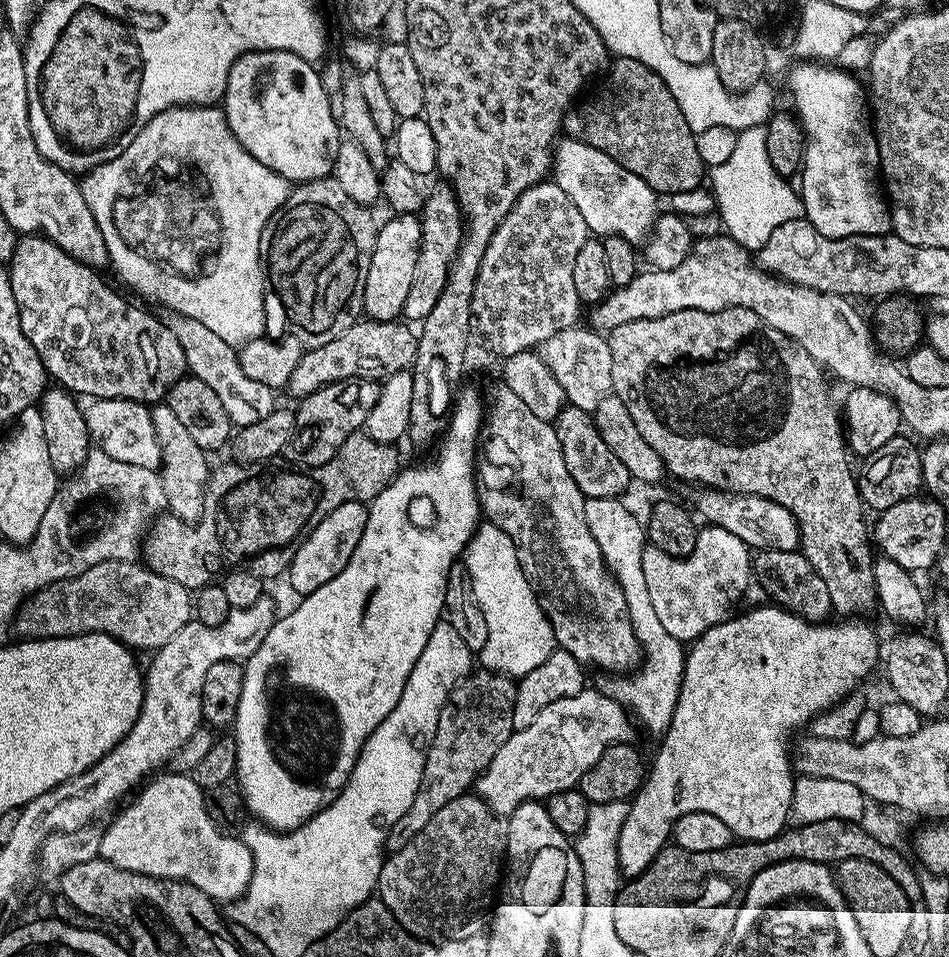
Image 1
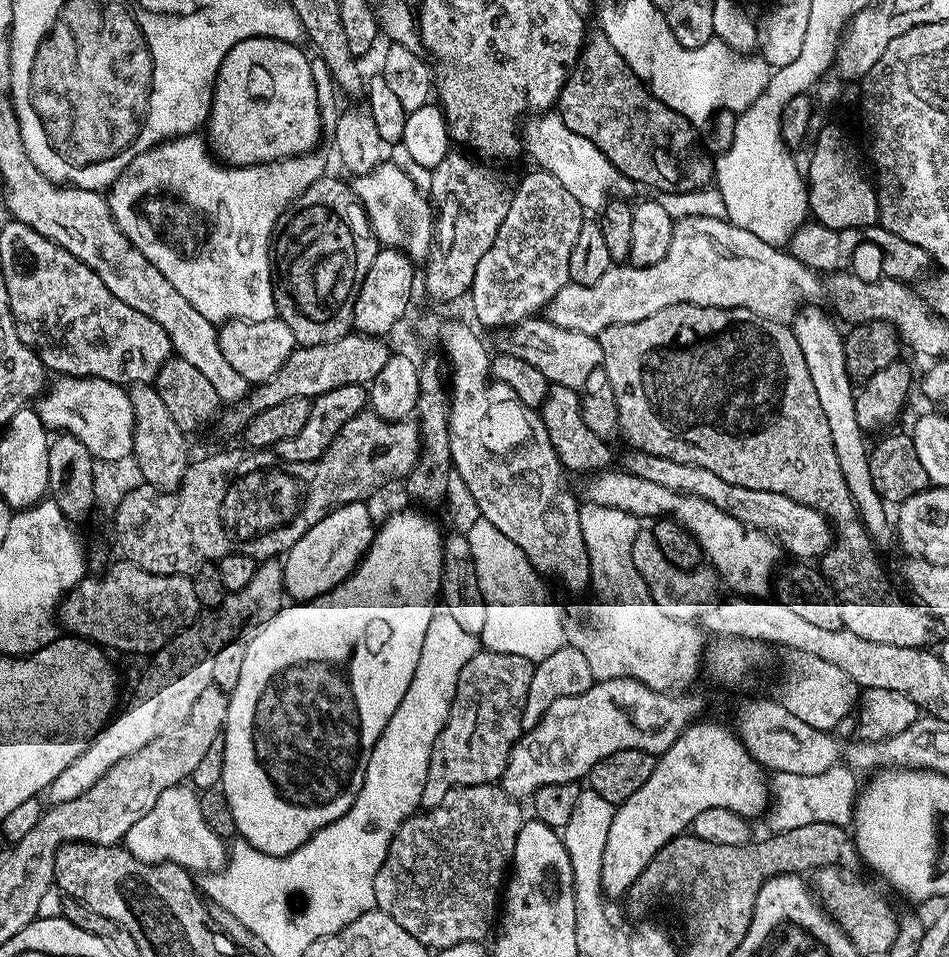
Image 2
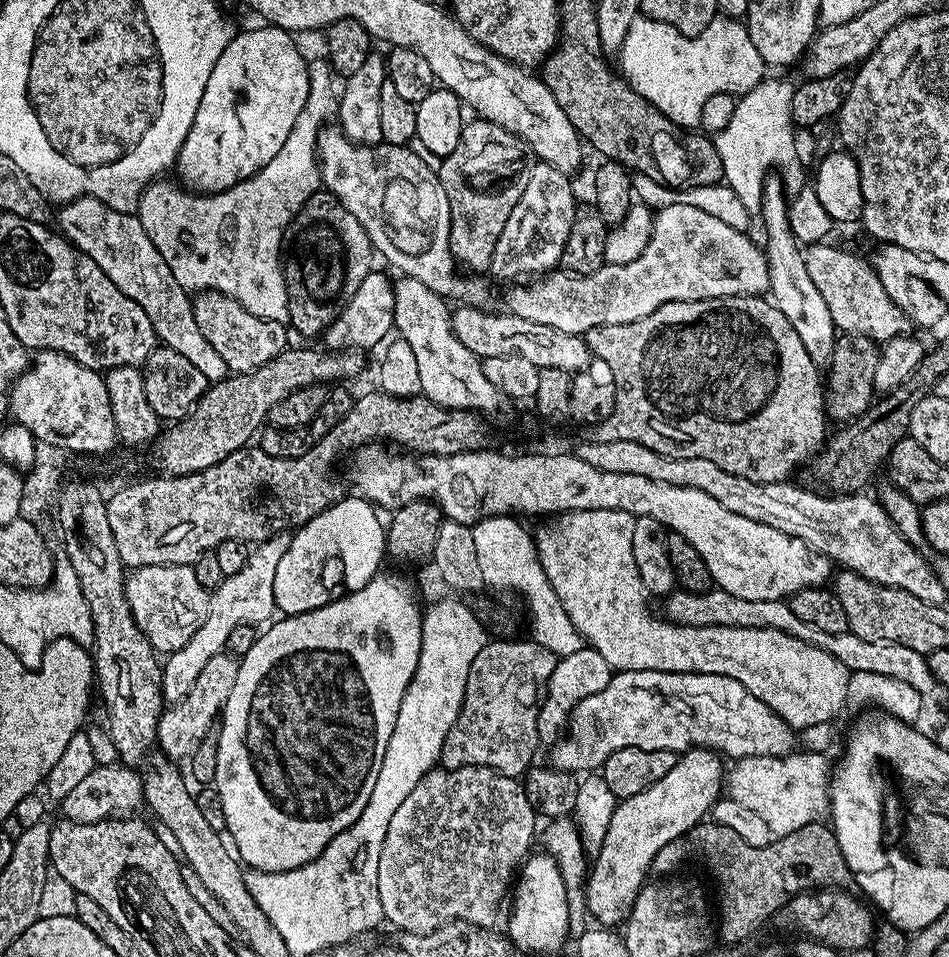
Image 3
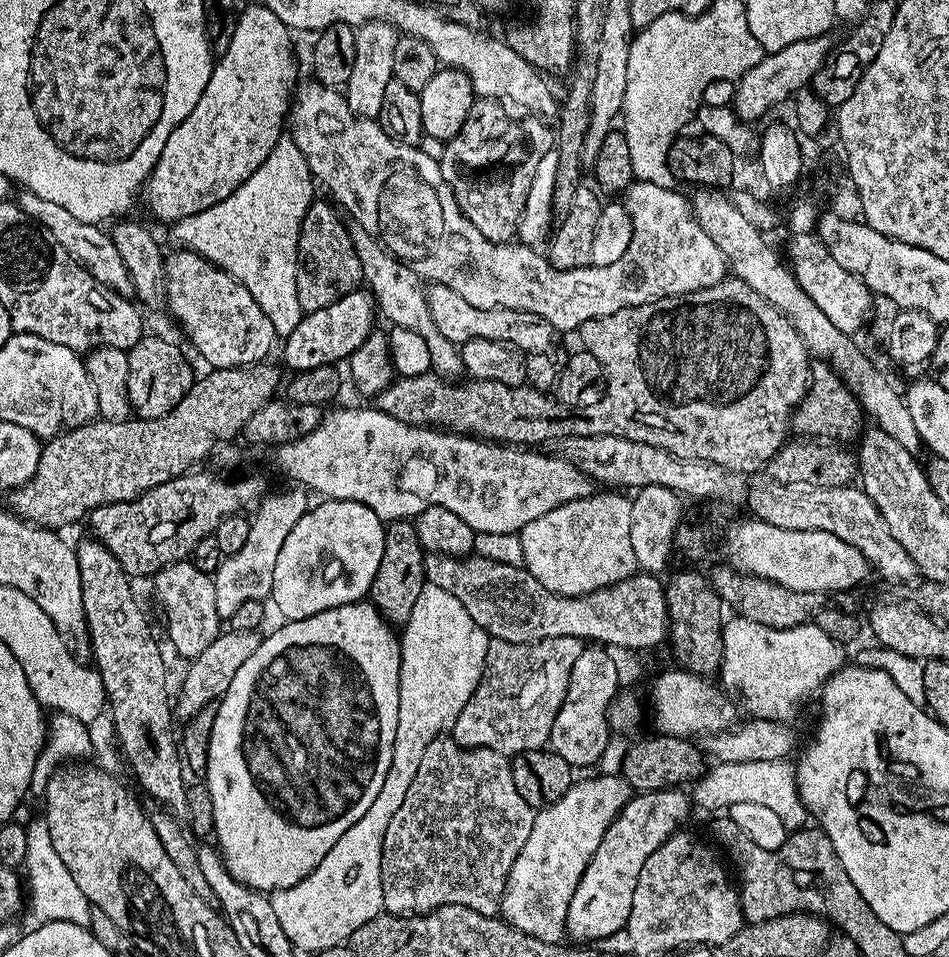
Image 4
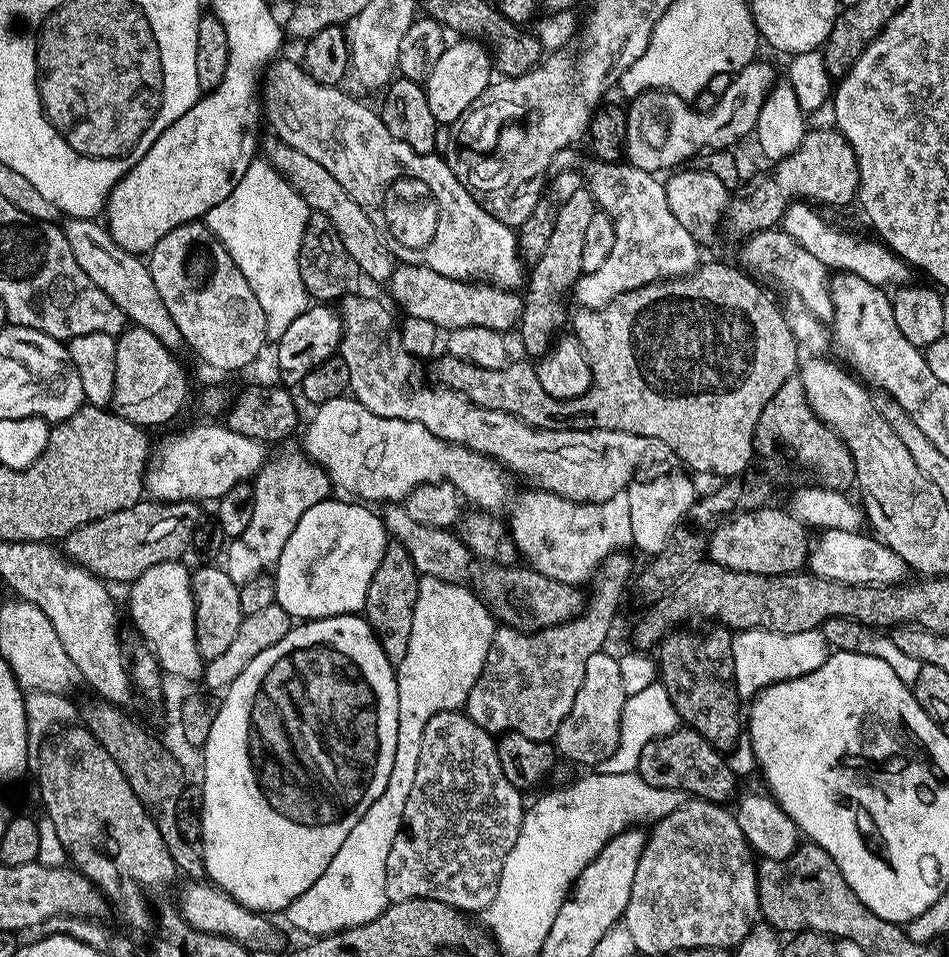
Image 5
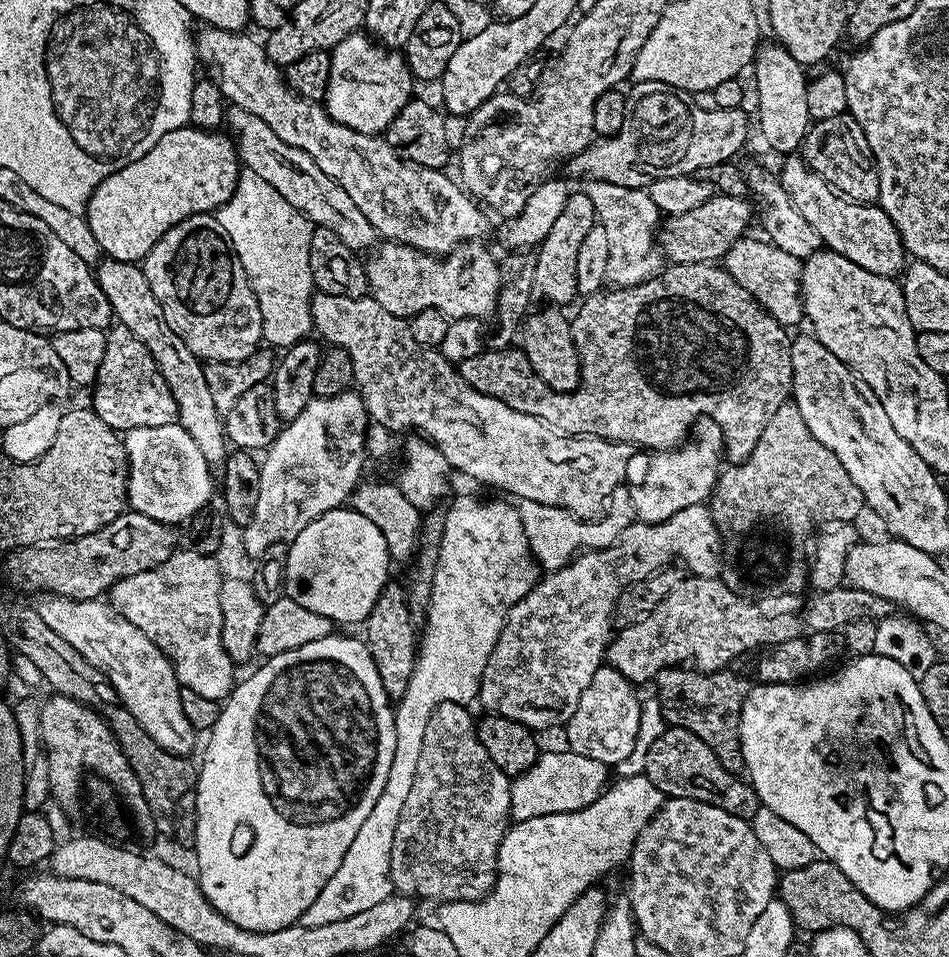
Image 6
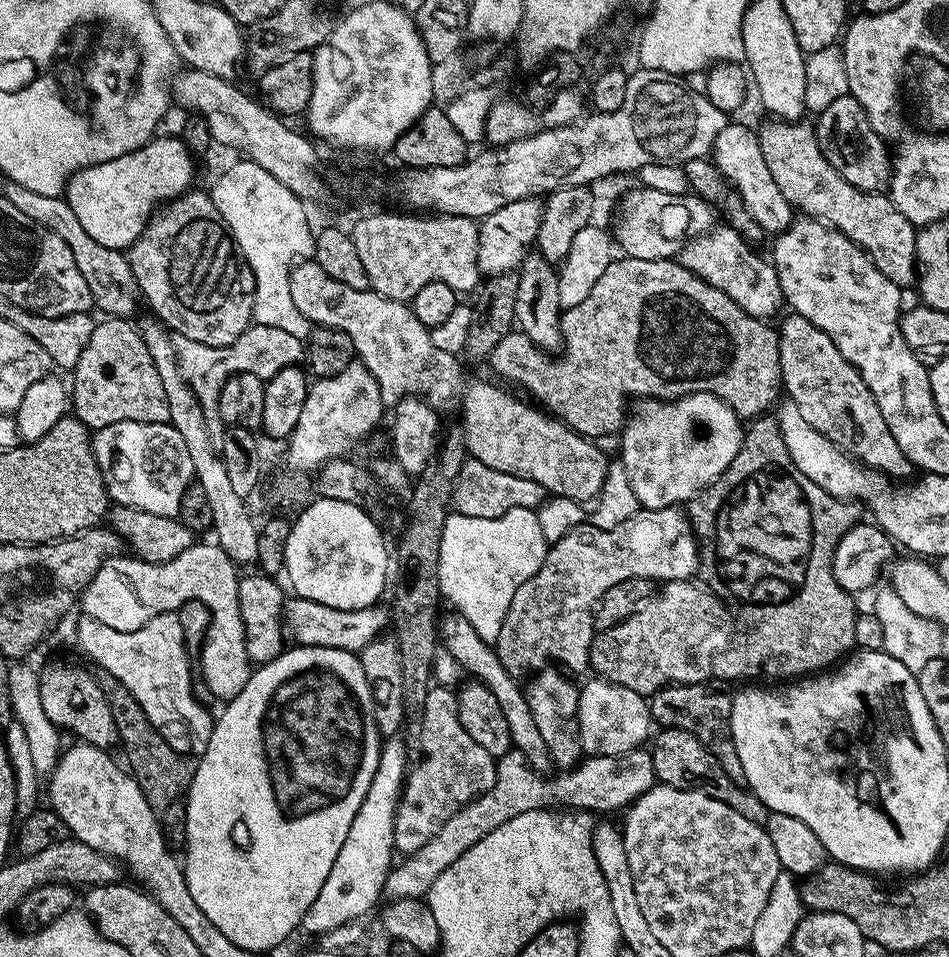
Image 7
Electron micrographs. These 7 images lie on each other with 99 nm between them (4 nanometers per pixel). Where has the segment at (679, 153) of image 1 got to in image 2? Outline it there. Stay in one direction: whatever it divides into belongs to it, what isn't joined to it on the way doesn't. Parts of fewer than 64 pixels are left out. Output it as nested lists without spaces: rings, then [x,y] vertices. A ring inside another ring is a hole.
[[[603,30],[595,31],[587,33],[582,62],[572,69],[560,91],[558,115],[562,122],[574,134],[594,142],[633,185],[645,184],[657,193],[707,189],[714,180],[714,160],[708,157],[709,149],[702,140],[700,145],[697,129],[648,89]]]

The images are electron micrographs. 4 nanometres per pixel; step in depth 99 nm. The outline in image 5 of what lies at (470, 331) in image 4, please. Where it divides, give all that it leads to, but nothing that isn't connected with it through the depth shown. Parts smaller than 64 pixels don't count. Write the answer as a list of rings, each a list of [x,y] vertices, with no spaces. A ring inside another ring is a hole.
[[[401,263],[392,271],[386,288],[392,291],[404,316],[426,318],[426,322],[434,322],[440,330],[486,326],[495,332],[507,333],[508,328],[515,329],[519,325],[520,316],[524,313],[525,301],[521,297],[519,300],[515,291],[501,290],[483,282],[446,278],[421,264]]]

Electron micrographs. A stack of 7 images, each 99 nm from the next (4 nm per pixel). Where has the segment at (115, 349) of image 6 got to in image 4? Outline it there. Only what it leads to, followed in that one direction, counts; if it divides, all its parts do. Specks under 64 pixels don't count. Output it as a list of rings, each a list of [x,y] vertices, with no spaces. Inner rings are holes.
[[[145,334],[133,348],[127,349],[127,353],[130,362],[130,374],[126,374],[128,401],[139,419],[162,418],[162,414],[174,410],[191,390],[194,383],[192,364],[178,345],[160,336]]]

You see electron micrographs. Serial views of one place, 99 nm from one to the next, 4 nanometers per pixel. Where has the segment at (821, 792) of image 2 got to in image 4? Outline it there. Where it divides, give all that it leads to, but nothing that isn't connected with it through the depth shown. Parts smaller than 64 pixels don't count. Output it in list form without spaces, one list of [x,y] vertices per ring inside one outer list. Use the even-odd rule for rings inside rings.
[[[776,759],[772,761],[760,762],[740,762],[740,763],[715,763],[712,767],[693,783],[690,790],[691,803],[711,814],[727,811],[730,806],[739,803],[760,803],[760,805],[769,807],[789,830],[795,830],[803,827],[807,821],[807,808],[801,802],[800,792],[797,790],[795,765],[789,759]]]

